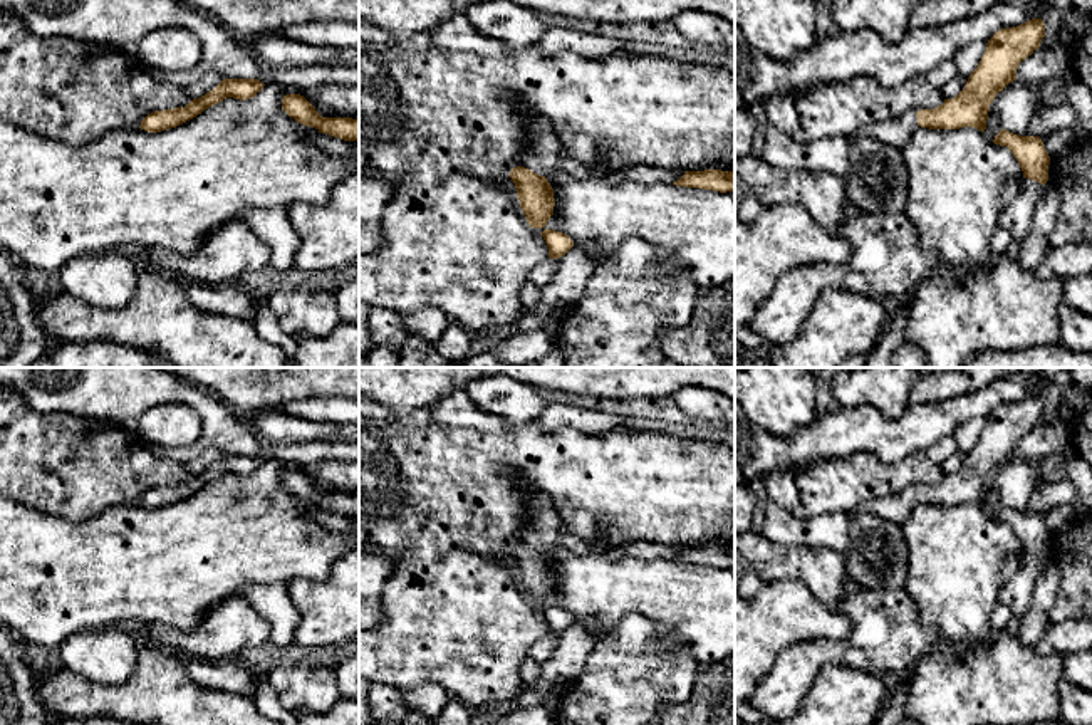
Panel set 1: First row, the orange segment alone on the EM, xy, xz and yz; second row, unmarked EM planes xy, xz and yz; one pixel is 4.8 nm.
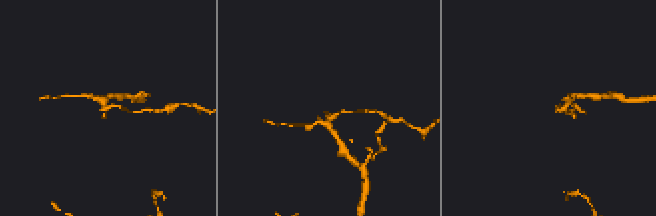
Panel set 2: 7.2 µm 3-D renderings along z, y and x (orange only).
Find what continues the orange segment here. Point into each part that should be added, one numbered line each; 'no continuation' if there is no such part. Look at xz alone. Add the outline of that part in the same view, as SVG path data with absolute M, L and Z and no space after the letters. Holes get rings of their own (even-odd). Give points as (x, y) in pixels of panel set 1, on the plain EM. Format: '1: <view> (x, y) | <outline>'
1: xz (544, 532) | M535 490L527 492L527 517L530 524L517 534L515 544L523 542L540 552L565 549L575 554L587 554L592 550L589 544L562 530L555 509Z

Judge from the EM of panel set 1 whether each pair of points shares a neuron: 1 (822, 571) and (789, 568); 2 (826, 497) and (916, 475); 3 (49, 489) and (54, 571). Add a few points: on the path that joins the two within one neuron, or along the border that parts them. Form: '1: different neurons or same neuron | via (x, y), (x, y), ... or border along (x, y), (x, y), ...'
1: same neuron | via (814, 568), (797, 568)
2: same neuron | via (847, 482), (856, 479), (894, 479)
3: different neurons | border along (17, 502), (71, 521), (89, 519)

